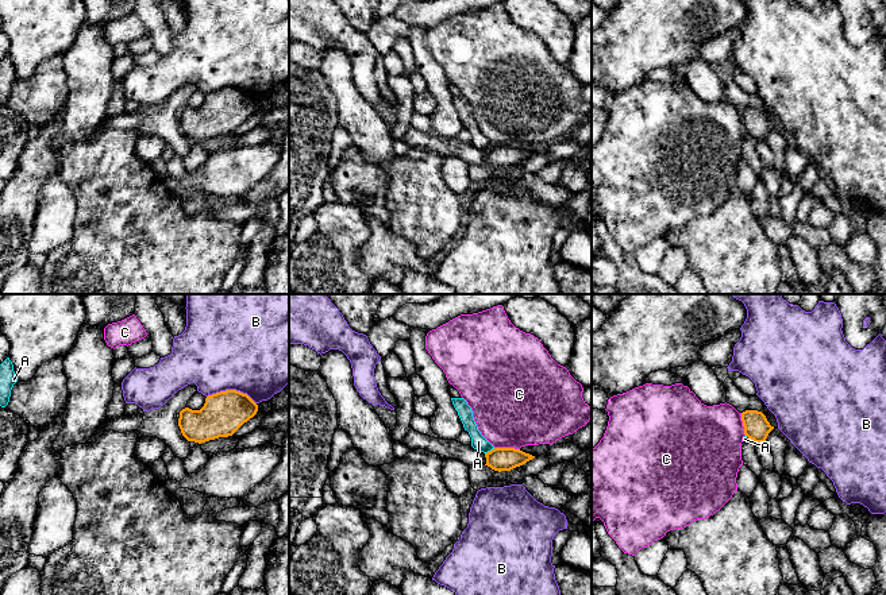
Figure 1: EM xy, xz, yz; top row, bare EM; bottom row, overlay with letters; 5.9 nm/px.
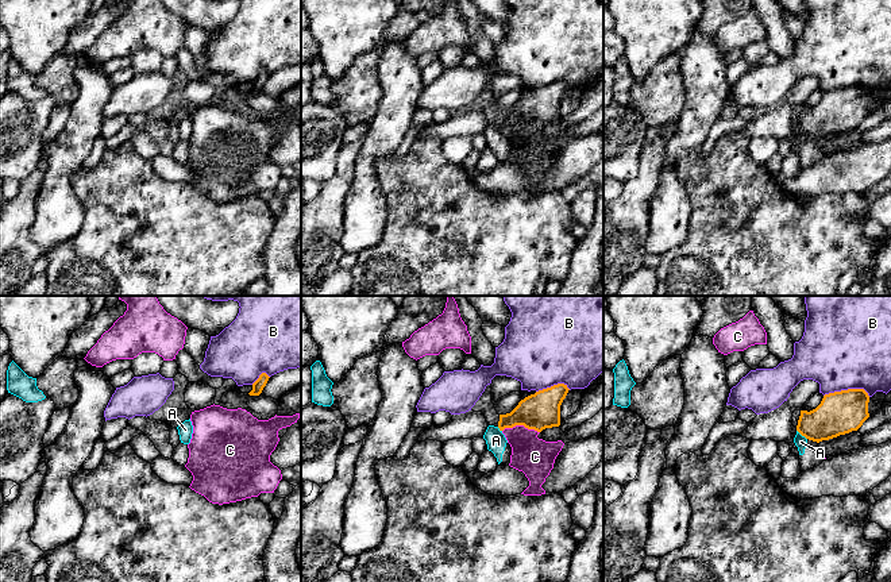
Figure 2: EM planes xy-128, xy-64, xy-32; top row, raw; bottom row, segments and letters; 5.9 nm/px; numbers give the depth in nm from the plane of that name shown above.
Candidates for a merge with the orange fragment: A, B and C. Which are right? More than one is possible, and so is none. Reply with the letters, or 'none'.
none

